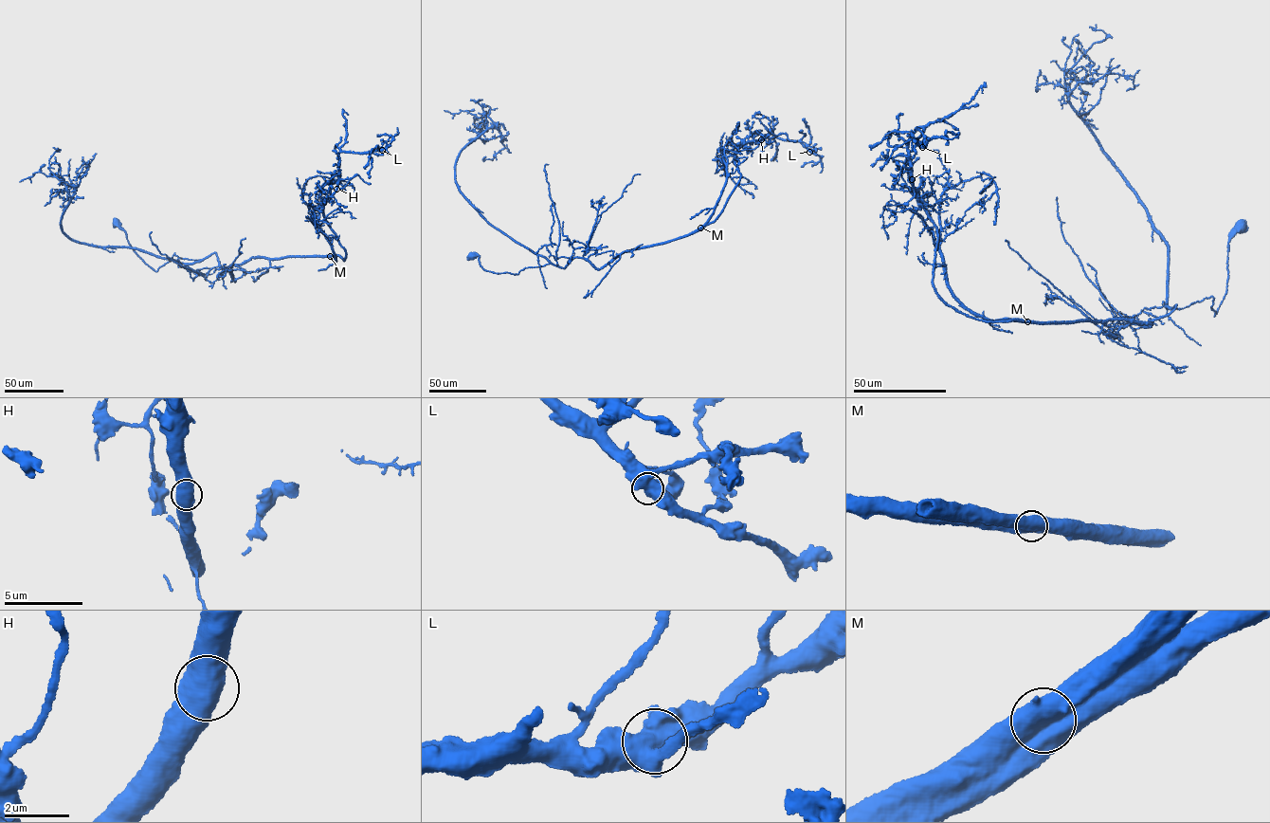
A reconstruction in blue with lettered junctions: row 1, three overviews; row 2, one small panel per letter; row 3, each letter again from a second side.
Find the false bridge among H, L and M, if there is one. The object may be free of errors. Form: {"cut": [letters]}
{"cut": []}

